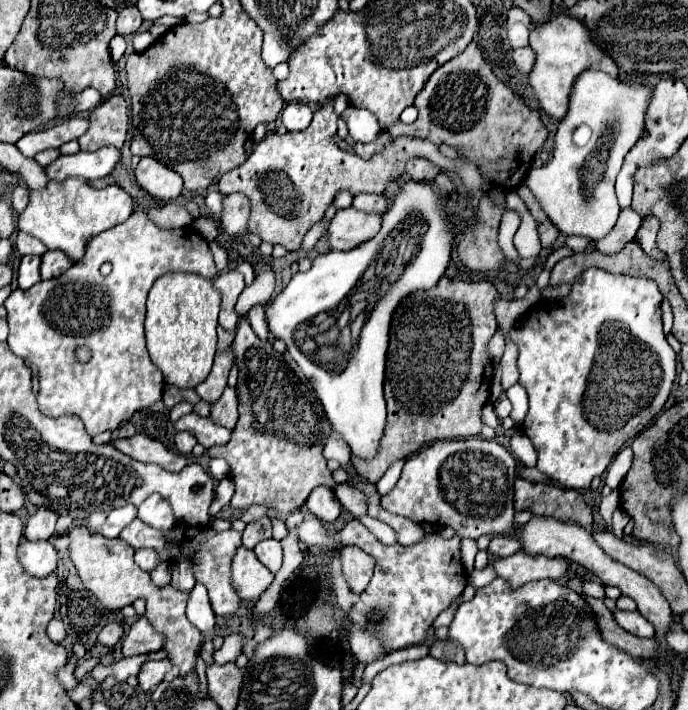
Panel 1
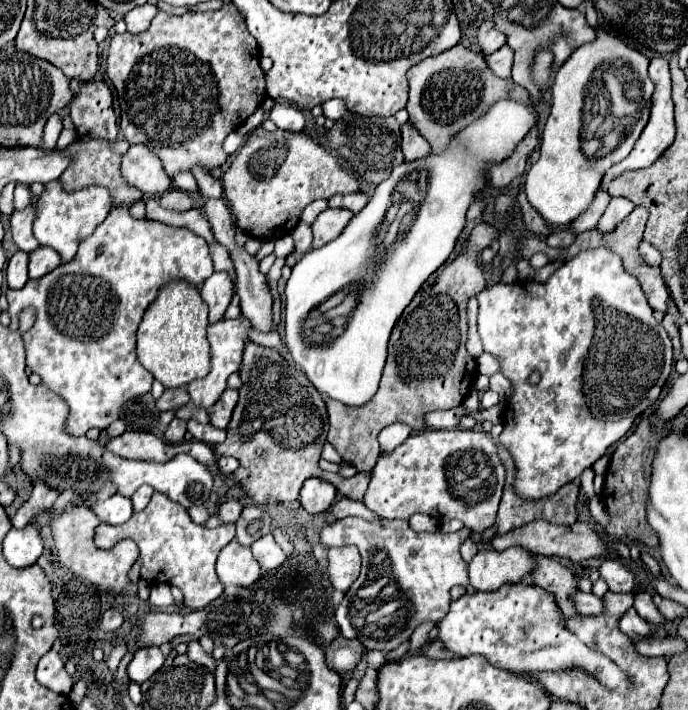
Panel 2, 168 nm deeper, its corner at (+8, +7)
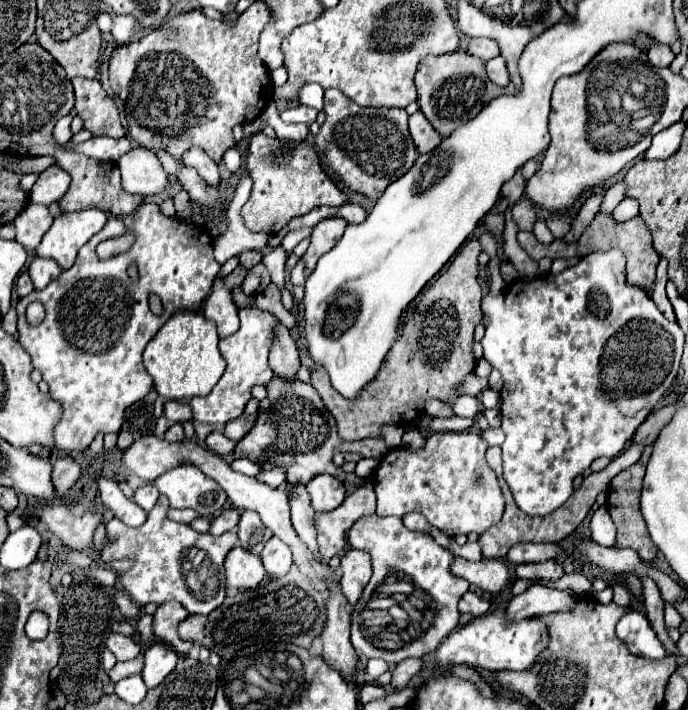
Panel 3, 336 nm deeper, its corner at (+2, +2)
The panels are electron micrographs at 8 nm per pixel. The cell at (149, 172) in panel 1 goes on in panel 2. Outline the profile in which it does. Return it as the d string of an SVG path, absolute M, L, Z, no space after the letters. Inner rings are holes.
M130 145L130 149L122 155L120 173L128 185L140 189L144 195L160 195L172 183L160 157L156 157L156 153L152 153L146 145Z

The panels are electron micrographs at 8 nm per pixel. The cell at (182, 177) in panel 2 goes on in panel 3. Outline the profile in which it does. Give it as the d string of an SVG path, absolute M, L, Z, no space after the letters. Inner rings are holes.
M158 152L158 158L160 158L160 162L162 162L162 166L164 166L164 170L170 174L170 176L178 176L178 172L180 172L180 162L178 160L174 160L170 154L166 154L166 152Z

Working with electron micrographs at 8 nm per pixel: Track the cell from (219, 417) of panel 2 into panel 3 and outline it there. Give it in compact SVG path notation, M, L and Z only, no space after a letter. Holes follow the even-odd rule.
M252 398L252 400L246 404L244 412L242 412L238 418L234 418L234 420L226 422L226 426L222 428L222 434L224 434L226 438L230 438L230 440L238 442L238 440L246 434L246 430L250 430L250 426L254 426L256 410L258 410L258 400L256 400L256 398Z

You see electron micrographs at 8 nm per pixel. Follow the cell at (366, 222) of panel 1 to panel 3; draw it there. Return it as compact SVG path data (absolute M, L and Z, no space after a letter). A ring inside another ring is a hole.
M326 218L320 220L314 230L312 230L312 242L304 254L304 262L306 262L306 276L314 270L318 258L322 254L326 254L332 246L336 246L336 242L342 238L344 228L346 228L346 220L344 218Z

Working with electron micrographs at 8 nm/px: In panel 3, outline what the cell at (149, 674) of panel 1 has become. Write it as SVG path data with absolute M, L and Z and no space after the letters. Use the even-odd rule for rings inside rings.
M152 644L144 654L144 670L142 678L148 688L158 686L174 668L176 668L178 654L164 644Z

